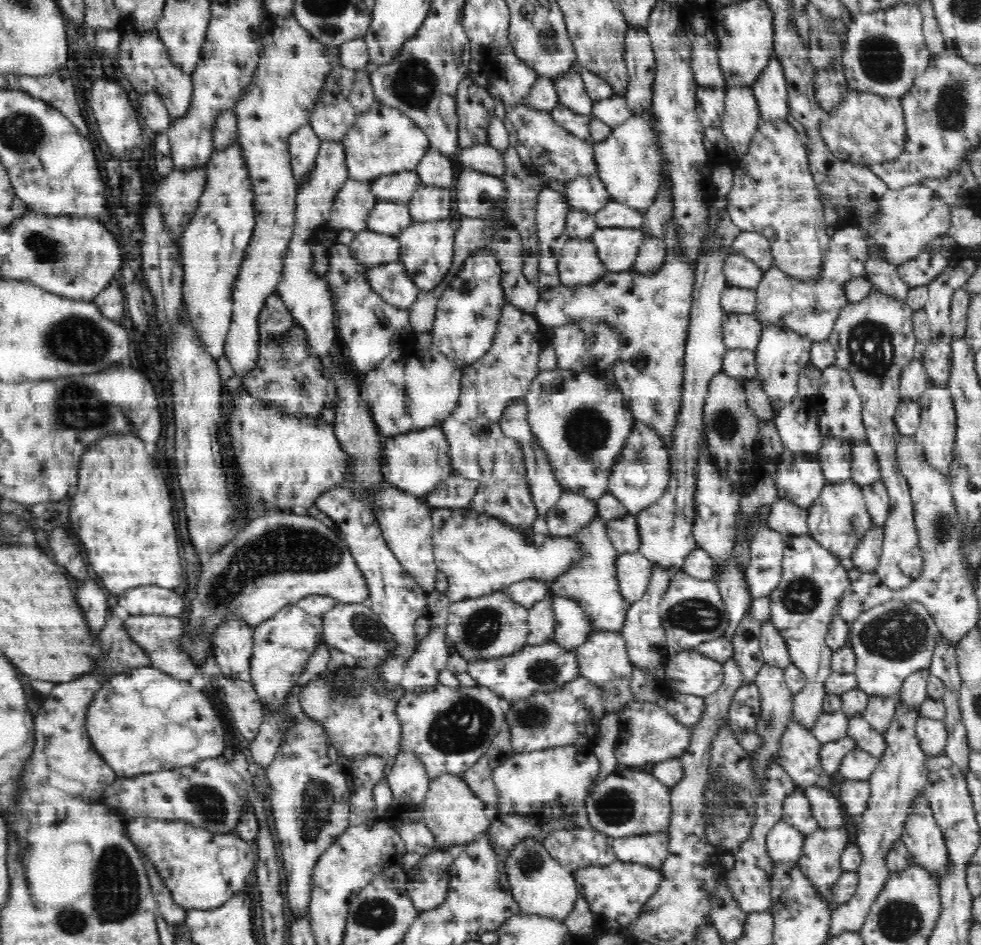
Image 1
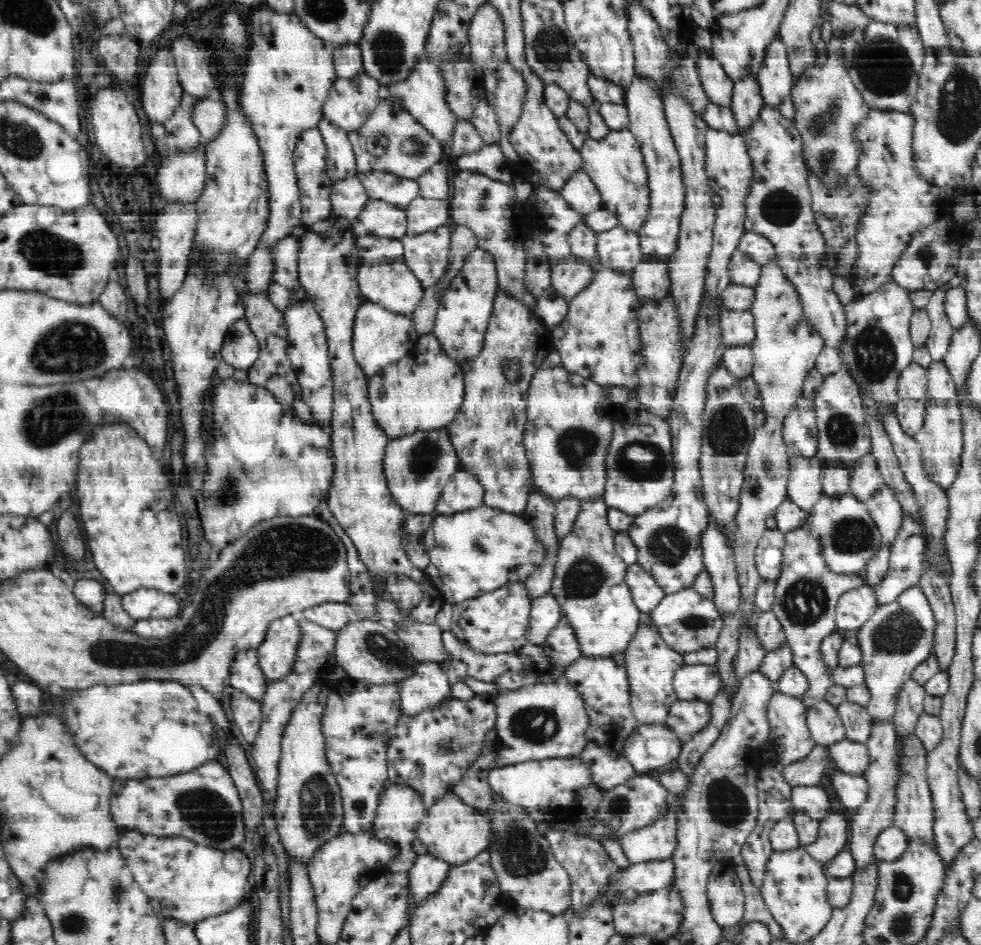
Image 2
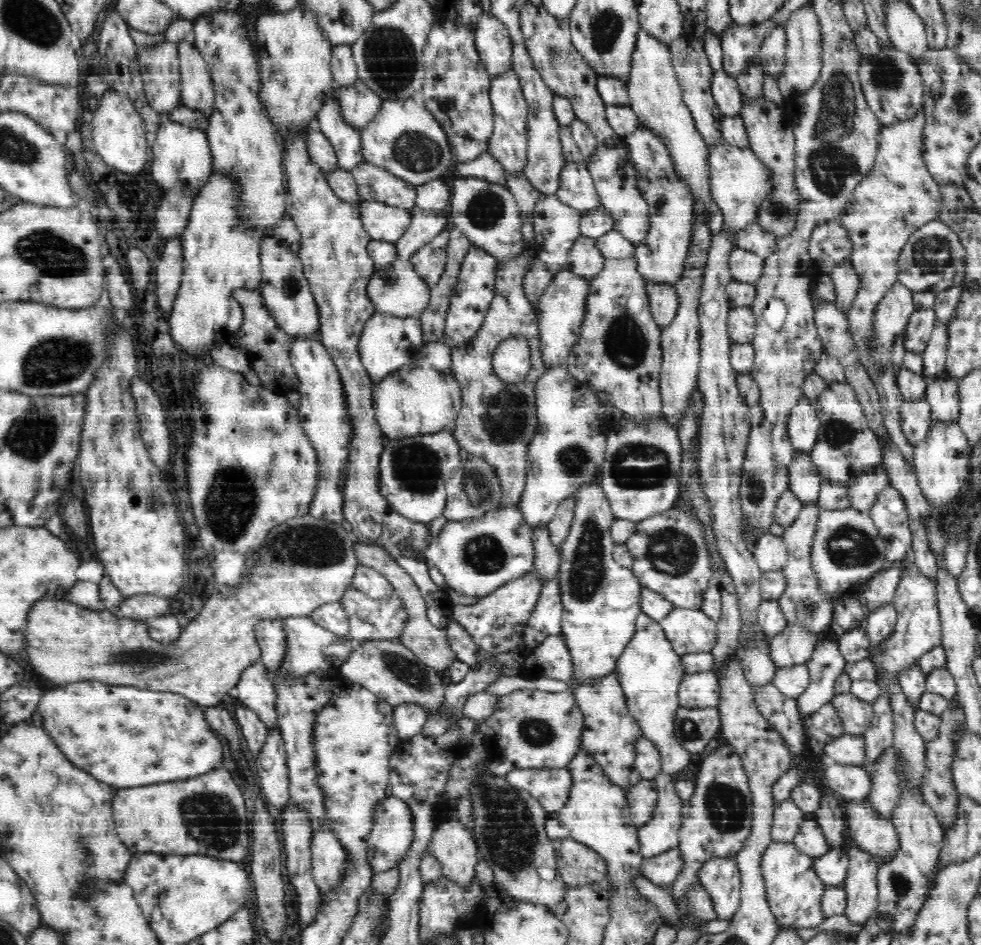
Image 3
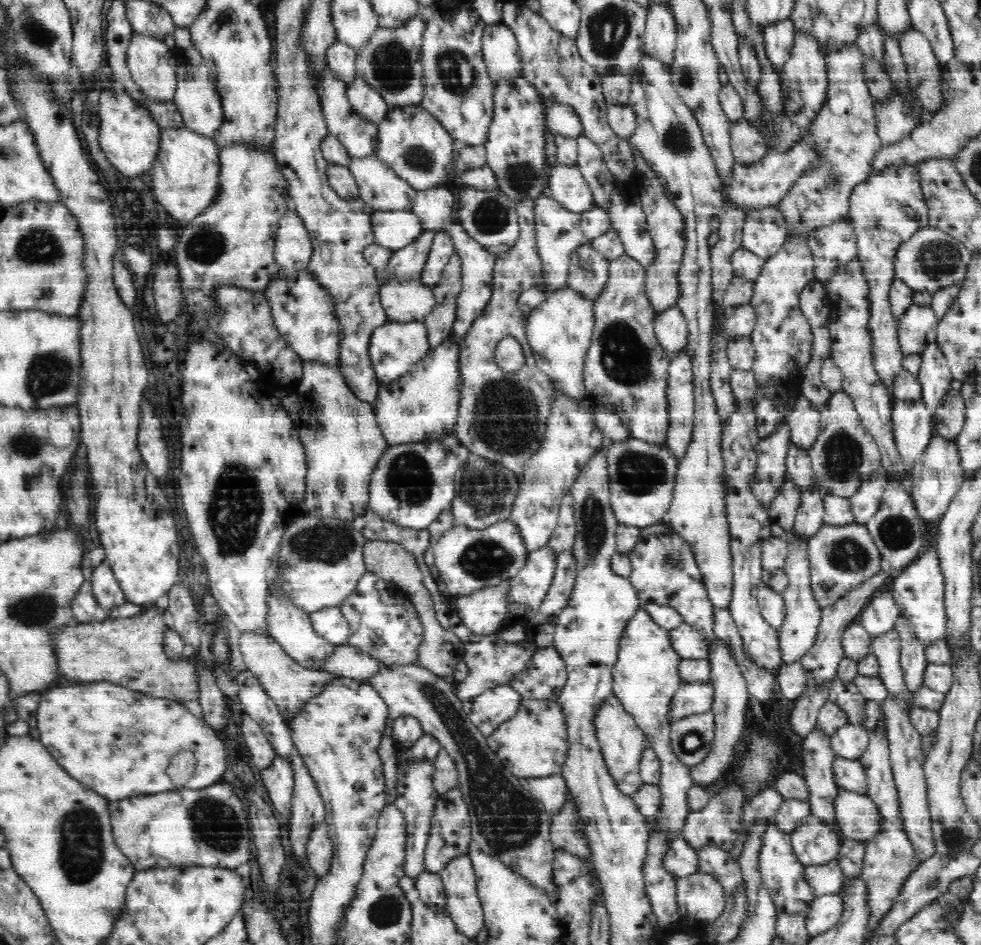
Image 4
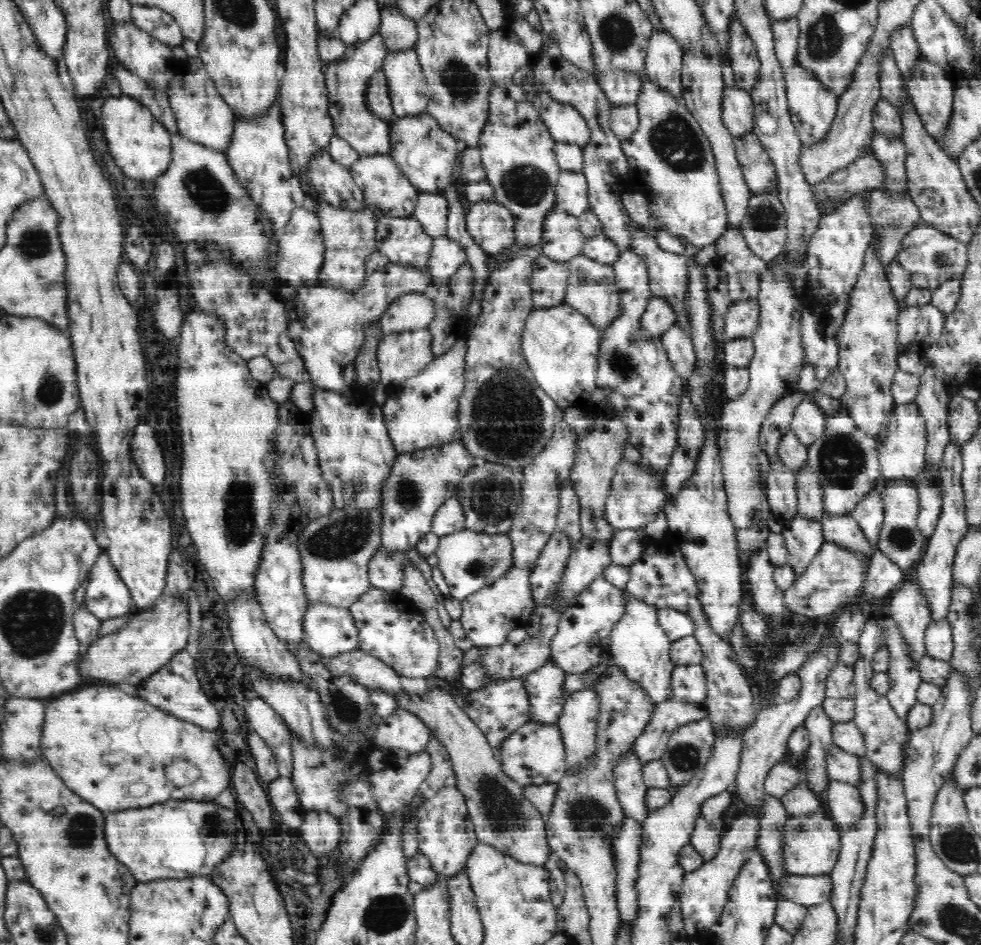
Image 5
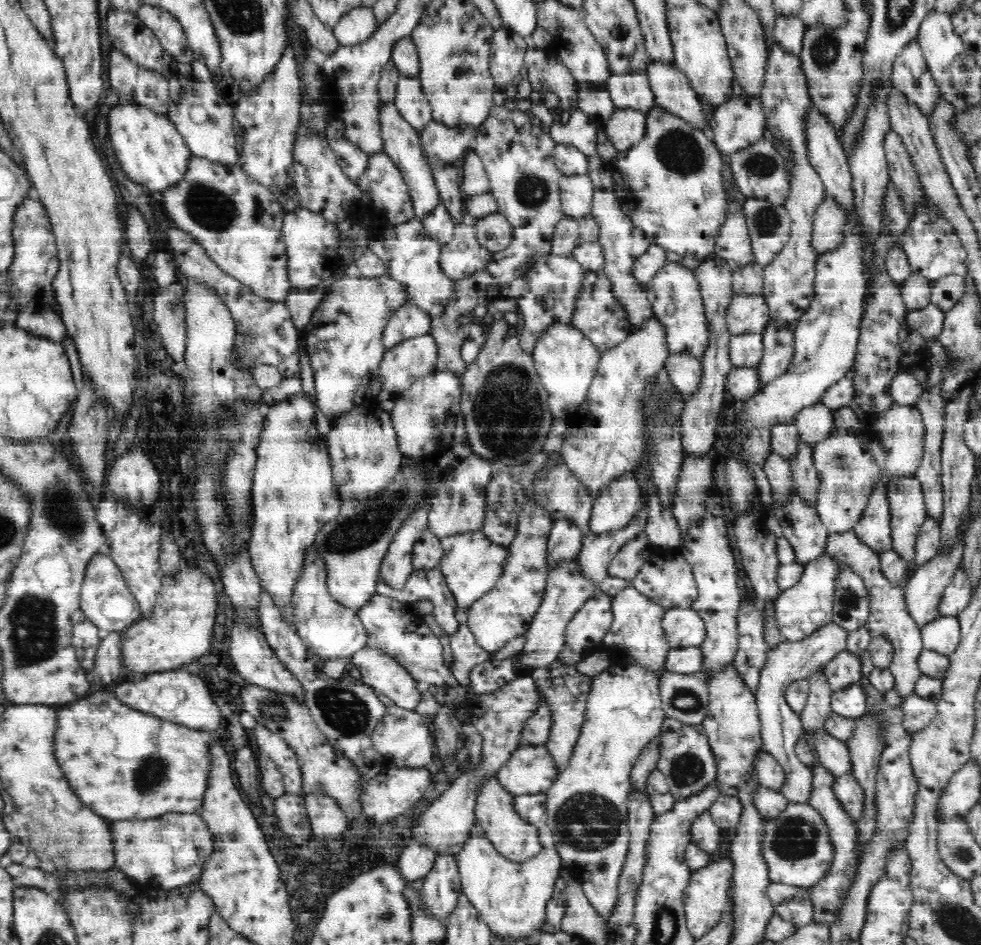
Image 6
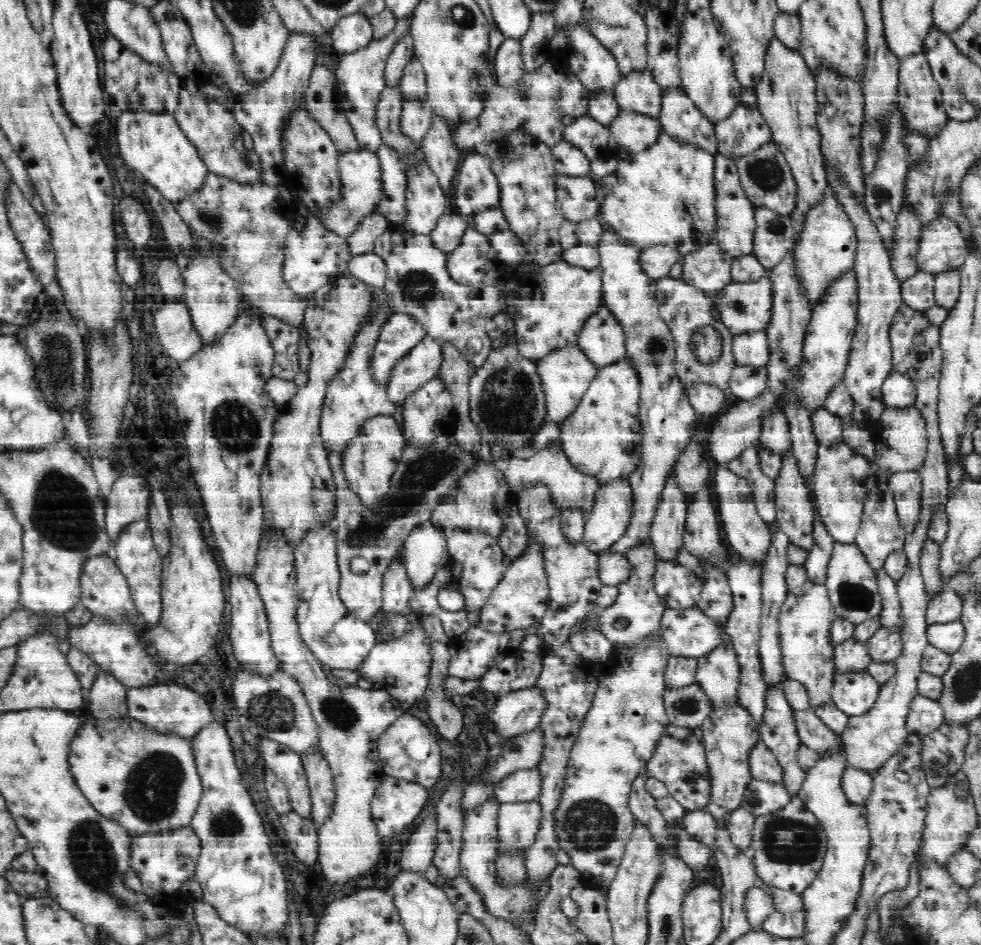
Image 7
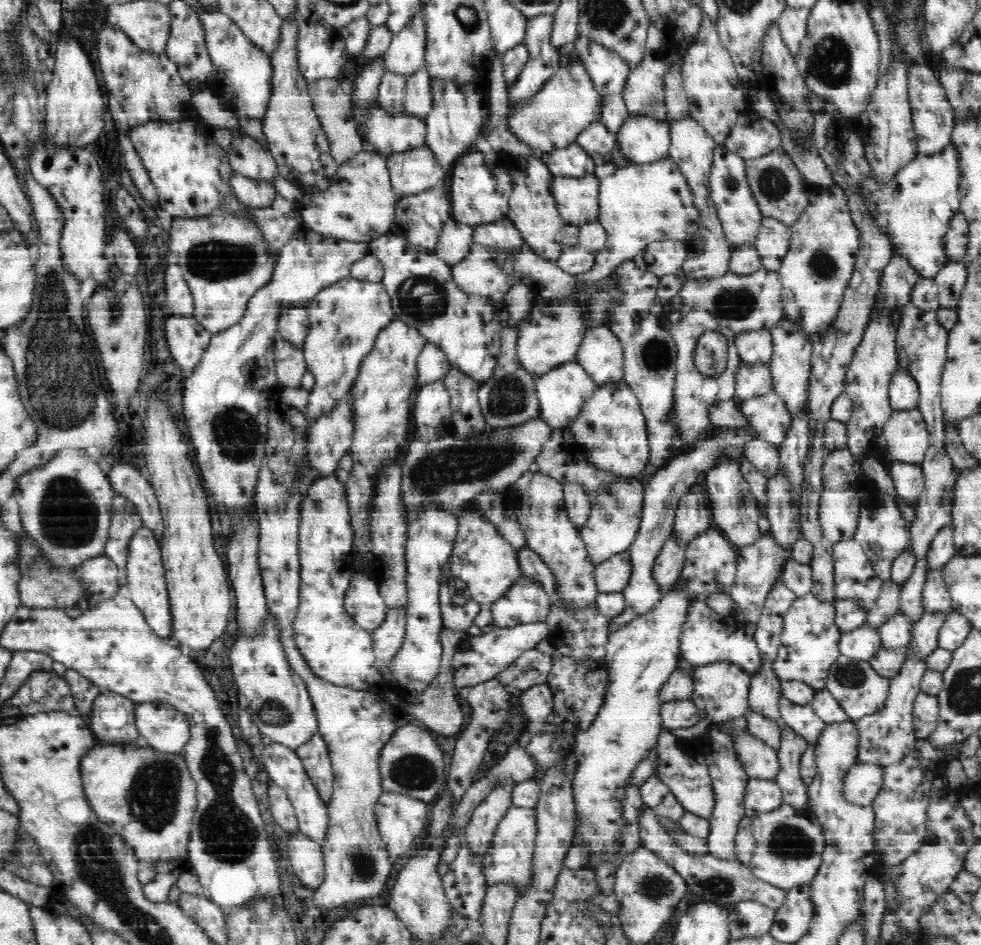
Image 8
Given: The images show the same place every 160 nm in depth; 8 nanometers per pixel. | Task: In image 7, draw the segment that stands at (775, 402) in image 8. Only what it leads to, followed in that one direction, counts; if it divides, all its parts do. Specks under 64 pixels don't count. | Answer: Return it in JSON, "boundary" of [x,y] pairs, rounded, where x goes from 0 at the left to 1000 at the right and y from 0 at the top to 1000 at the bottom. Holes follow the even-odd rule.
{"boundary":[[[791,434],[777,444],[774,471],[791,480],[799,480],[806,474],[804,449],[798,435]]]}

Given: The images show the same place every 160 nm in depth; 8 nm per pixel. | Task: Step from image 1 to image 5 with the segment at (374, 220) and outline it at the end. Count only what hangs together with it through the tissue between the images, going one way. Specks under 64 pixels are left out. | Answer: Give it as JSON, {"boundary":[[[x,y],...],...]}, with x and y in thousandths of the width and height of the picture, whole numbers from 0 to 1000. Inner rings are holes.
{"boundary":[[[421,230],[394,231],[384,233],[384,266],[391,268],[401,279],[412,284],[425,284],[433,288],[439,297],[439,286],[436,274],[442,252],[432,247],[431,240]]]}

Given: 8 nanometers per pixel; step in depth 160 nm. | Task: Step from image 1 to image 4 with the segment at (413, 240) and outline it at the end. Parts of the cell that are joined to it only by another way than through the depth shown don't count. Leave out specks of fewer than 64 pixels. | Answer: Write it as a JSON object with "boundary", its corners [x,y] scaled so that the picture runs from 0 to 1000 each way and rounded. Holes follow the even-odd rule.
{"boundary":[[[454,243],[446,244],[428,298],[437,304],[446,301],[452,292],[453,284],[456,283],[460,271],[463,269],[464,261],[461,252]]]}

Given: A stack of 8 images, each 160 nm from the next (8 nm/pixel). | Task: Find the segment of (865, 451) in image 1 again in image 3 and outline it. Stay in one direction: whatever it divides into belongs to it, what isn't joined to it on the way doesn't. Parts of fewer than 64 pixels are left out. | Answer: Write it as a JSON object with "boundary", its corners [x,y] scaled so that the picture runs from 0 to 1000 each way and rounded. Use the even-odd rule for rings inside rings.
{"boundary":[[[891,495],[891,497],[893,499],[885,499],[885,504],[879,503],[875,507],[869,507],[869,512],[863,514],[867,537],[874,541],[886,541],[898,521],[904,515],[908,515],[903,499],[899,499],[895,495]]]}

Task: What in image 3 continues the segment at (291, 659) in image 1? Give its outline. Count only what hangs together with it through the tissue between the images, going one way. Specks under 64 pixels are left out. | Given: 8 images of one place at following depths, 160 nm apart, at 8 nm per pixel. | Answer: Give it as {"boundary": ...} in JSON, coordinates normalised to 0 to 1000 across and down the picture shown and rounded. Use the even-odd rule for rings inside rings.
{"boundary":[[[273,654],[263,657],[261,665],[261,678],[266,688],[266,701],[278,713],[286,706],[292,688],[290,659],[287,656]]]}

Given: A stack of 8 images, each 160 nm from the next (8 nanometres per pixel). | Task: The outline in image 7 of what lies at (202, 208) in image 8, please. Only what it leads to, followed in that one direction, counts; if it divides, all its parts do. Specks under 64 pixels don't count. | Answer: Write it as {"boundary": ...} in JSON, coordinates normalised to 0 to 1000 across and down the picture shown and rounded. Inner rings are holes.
{"boundary":[[[124,117],[118,128],[118,138],[122,165],[126,168],[128,178],[142,182],[148,193],[160,199],[165,204],[165,207],[168,207],[177,217],[182,215],[183,212],[188,214],[190,206],[196,206],[203,202],[203,199],[206,199],[206,196],[210,193],[212,184],[215,184],[203,164],[202,157],[185,139],[175,120]]]}

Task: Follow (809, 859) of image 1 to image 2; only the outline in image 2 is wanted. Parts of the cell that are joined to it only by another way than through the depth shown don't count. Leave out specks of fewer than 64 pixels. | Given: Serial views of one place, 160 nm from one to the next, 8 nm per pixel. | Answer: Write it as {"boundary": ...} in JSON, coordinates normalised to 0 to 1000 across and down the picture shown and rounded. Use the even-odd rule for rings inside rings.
{"boundary":[[[847,859],[843,866],[835,870],[835,885],[828,893],[820,896],[821,901],[833,910],[842,924],[842,916],[848,908],[864,893],[865,870],[852,859]]]}

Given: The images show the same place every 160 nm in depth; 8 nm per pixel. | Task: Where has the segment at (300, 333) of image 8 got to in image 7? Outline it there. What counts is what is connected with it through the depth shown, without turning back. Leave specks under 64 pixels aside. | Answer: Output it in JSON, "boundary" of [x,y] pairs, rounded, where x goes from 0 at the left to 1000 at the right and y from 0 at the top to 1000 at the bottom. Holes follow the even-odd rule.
{"boundary":[[[215,183],[203,202],[178,216],[178,222],[198,250],[228,260],[228,286],[243,298],[255,326],[306,347],[313,320],[291,302],[287,284],[298,226],[315,228],[309,218],[292,216],[285,201],[269,193],[245,195]]]}

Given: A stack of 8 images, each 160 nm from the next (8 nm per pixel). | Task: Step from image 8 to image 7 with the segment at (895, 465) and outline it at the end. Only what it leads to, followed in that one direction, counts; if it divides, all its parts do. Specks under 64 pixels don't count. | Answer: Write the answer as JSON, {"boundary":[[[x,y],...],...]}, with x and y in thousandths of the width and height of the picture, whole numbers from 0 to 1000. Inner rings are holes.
{"boundary":[[[936,497],[913,499],[905,506],[904,512],[911,523],[917,554],[920,556],[923,563],[928,566],[934,561],[934,554],[938,550],[941,519],[940,503]]]}

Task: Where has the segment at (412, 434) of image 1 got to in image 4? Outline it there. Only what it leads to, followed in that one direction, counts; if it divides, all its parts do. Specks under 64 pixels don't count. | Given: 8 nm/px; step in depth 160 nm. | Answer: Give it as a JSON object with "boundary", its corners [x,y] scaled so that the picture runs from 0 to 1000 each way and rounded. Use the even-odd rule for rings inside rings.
{"boundary":[[[464,459],[432,469],[396,471],[378,502],[376,537],[391,552],[422,562],[435,560],[450,542],[460,538],[464,502],[475,491],[478,480]]]}

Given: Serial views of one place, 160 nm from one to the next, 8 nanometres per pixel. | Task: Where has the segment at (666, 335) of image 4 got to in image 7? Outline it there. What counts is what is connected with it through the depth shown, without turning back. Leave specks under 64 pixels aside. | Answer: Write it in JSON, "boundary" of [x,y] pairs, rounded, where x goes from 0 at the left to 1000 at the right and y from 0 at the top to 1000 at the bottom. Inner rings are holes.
{"boundary":[[[709,405],[699,413],[703,428],[716,440],[731,441],[740,430],[738,413],[720,405]]]}

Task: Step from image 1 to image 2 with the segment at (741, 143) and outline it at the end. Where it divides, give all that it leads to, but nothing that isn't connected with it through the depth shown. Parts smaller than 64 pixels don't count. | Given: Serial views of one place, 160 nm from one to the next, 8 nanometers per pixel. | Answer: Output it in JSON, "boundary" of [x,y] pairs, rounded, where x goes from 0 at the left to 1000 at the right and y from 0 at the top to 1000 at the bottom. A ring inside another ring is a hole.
{"boundary":[[[758,81],[749,86],[743,113],[749,123],[754,143],[758,143],[758,140],[767,133],[767,129],[772,127],[779,112],[774,89],[770,83]]]}

